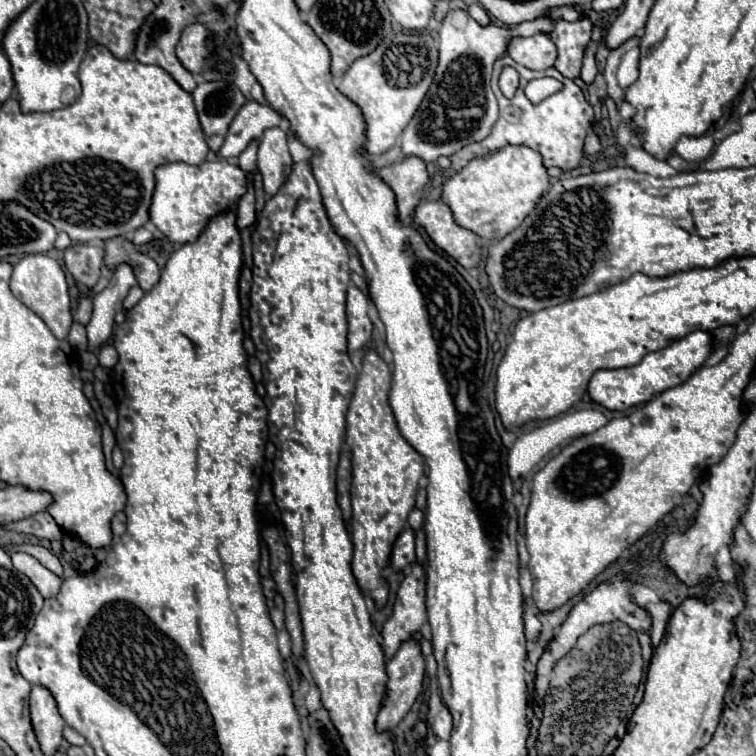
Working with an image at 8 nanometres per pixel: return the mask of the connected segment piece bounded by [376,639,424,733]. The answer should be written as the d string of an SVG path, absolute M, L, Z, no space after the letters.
M410 639L406 643L402 643L402 647L398 649L398 653L386 663L386 695L382 701L382 707L378 711L376 717L376 731L384 733L384 731L392 731L402 719L404 715L410 711L412 703L416 701L420 689L422 689L422 681L424 681L424 657L420 653L420 643Z

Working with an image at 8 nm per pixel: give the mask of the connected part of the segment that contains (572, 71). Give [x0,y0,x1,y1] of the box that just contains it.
[552,17,592,79]

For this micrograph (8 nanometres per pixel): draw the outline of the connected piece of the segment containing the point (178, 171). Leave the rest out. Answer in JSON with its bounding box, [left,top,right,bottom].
[148,161,246,243]

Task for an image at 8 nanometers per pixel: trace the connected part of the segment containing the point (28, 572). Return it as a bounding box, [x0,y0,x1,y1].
[10,553,62,599]

